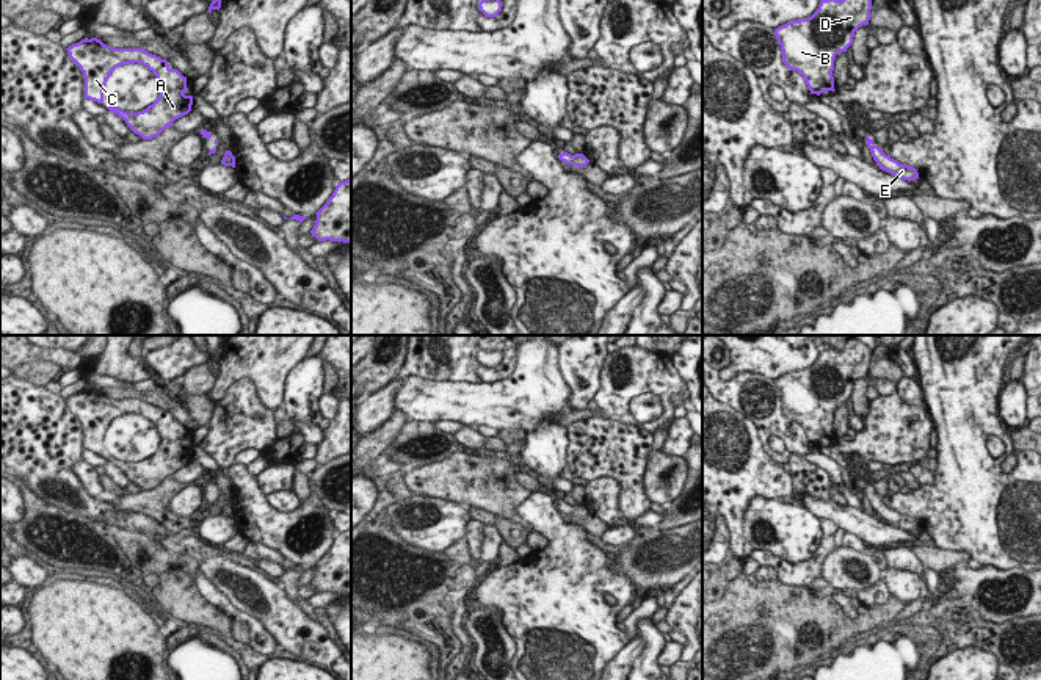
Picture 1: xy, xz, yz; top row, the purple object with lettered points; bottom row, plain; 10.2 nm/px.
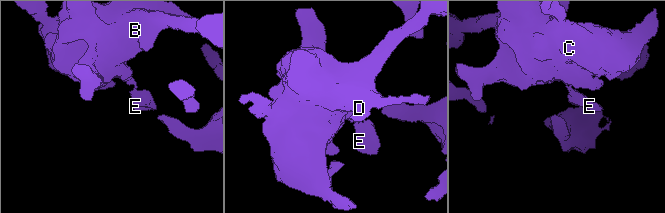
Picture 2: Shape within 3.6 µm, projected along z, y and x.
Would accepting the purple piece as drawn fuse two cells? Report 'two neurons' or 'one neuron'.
one neuron

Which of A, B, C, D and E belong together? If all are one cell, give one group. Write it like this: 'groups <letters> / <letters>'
groups A B C D E

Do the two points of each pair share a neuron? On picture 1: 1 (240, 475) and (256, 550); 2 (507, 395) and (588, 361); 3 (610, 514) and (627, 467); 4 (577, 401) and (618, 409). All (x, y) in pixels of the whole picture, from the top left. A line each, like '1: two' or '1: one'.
1: two
2: two
3: two
4: two

